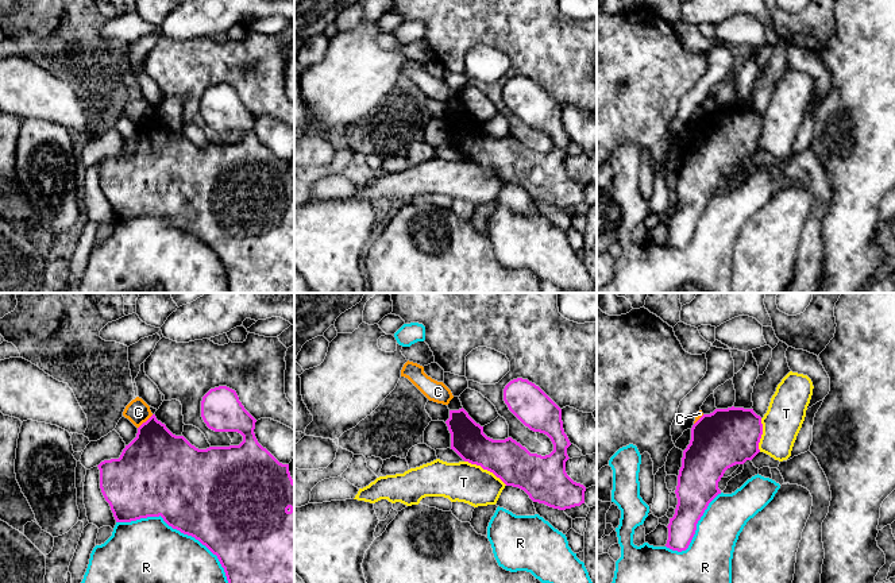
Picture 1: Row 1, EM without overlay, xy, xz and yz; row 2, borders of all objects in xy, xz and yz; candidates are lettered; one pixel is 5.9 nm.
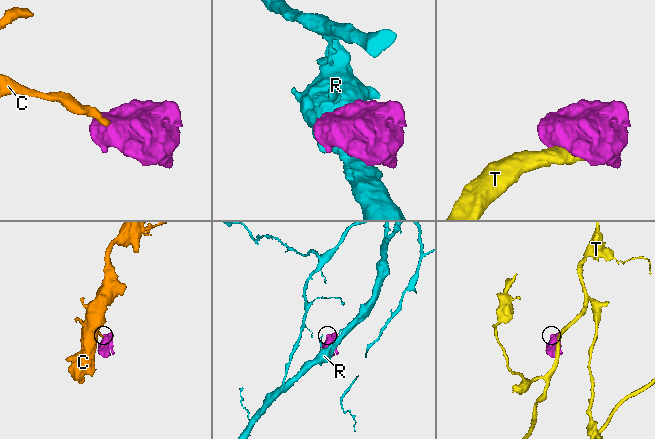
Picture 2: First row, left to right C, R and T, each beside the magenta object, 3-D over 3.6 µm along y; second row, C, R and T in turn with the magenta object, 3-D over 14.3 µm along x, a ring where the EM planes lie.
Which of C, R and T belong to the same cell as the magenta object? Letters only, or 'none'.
none

